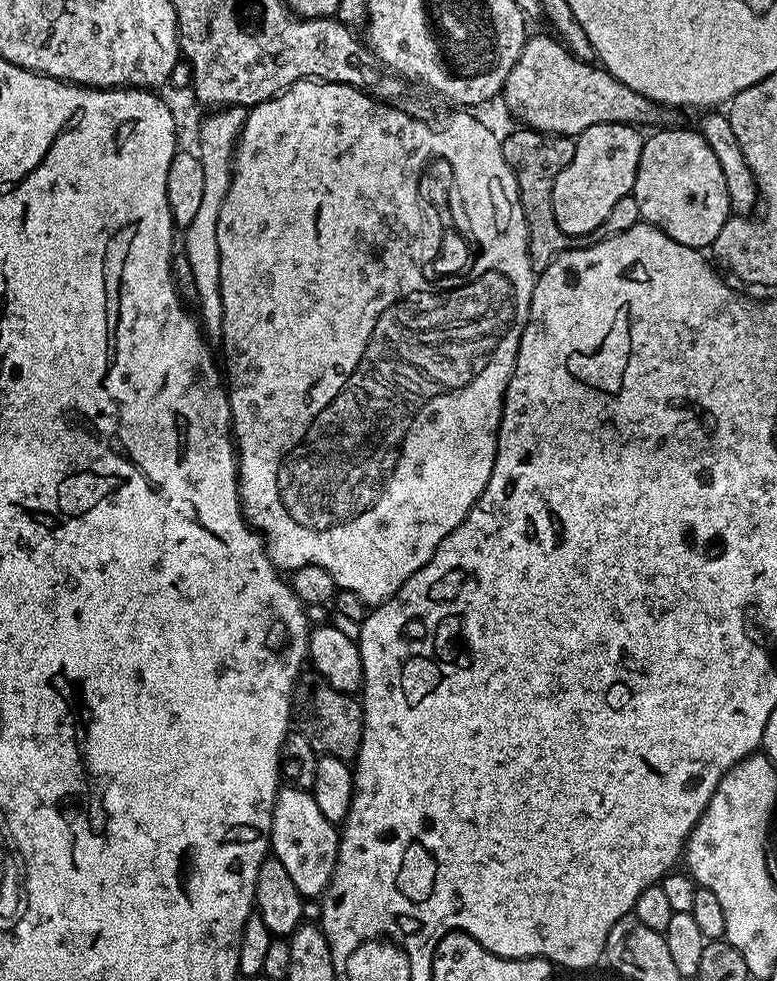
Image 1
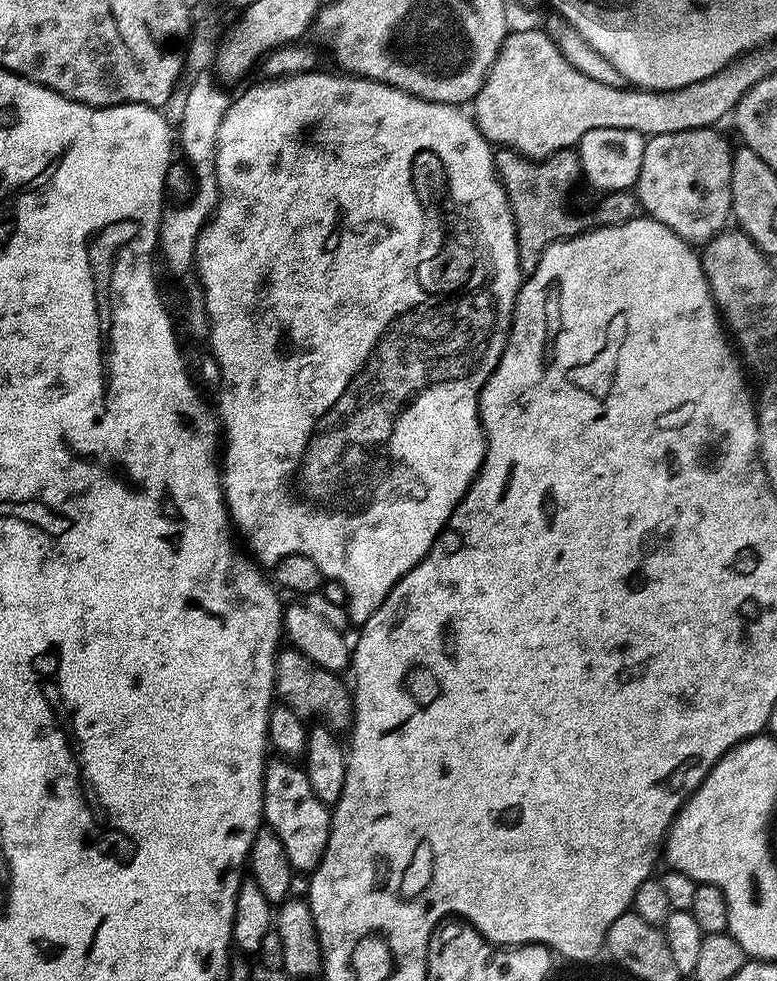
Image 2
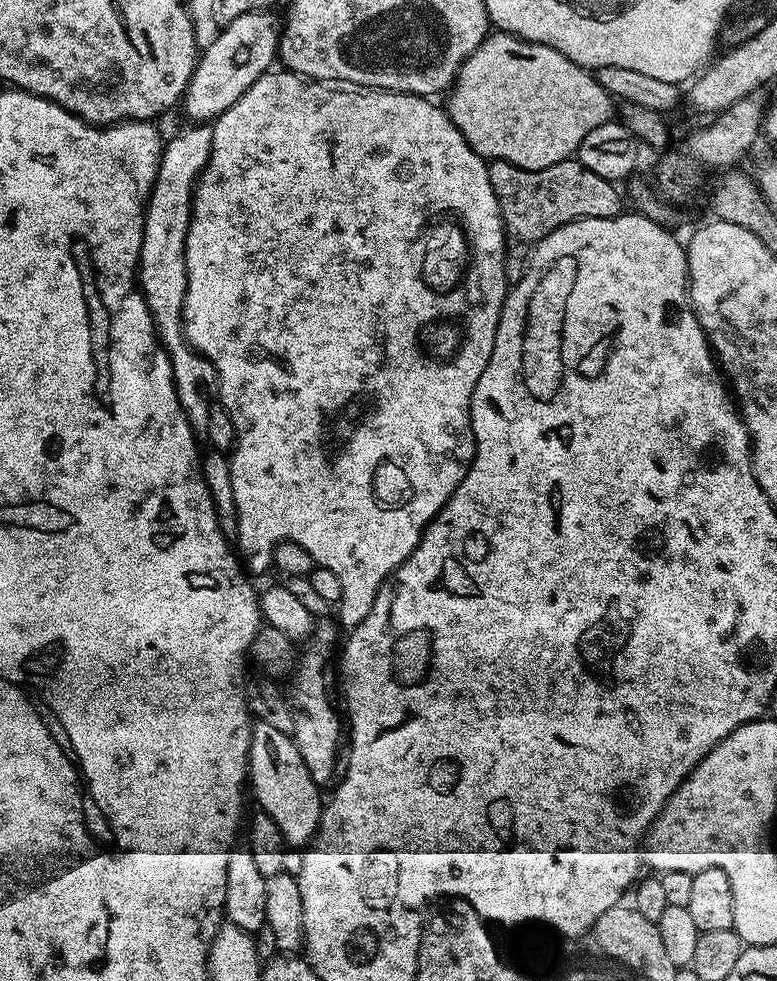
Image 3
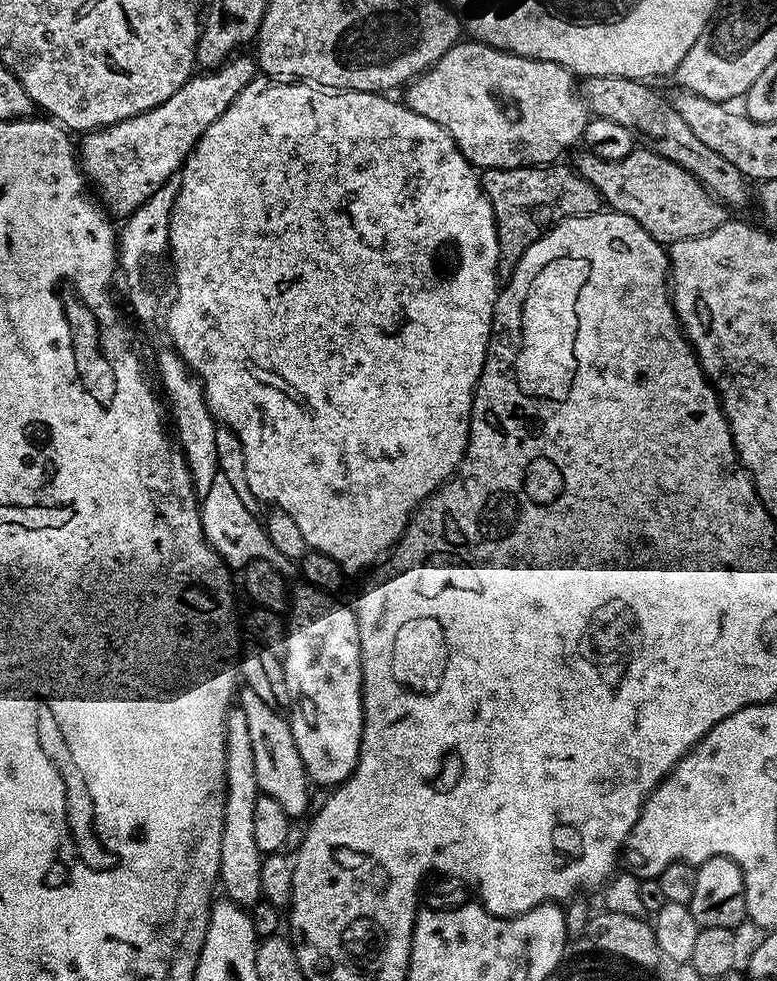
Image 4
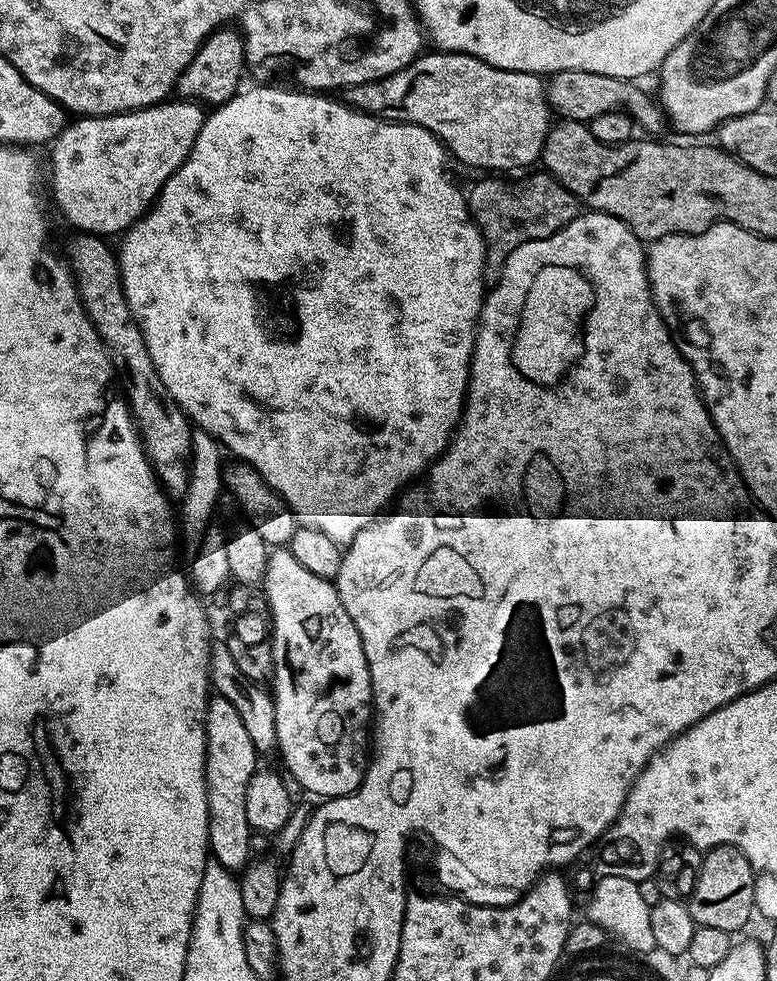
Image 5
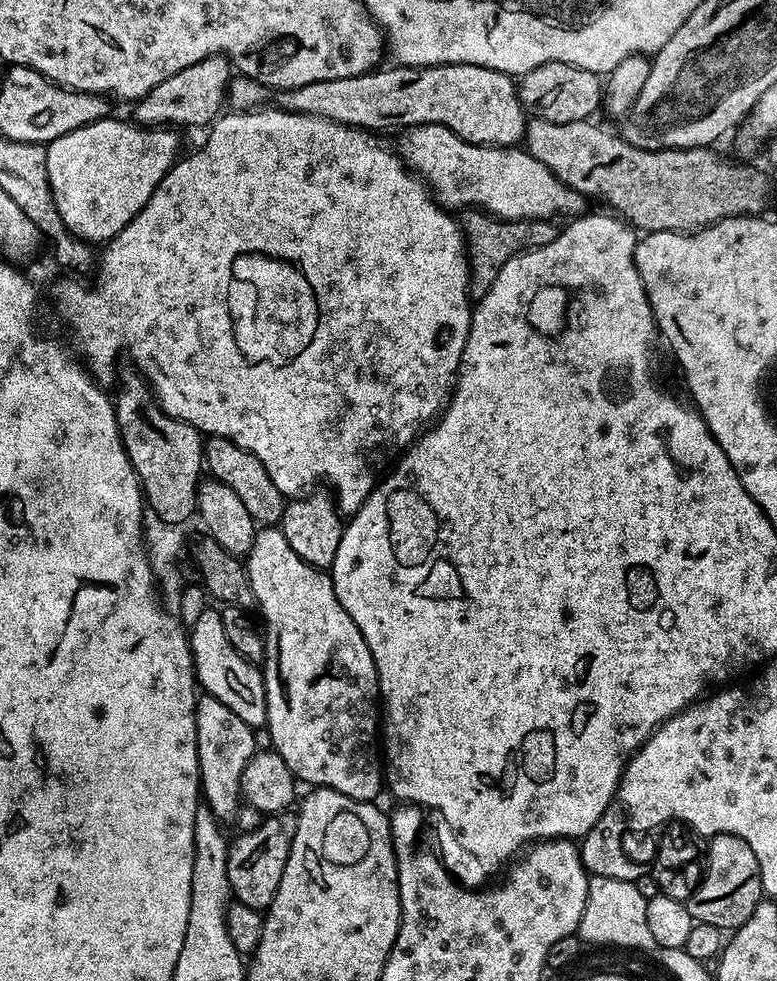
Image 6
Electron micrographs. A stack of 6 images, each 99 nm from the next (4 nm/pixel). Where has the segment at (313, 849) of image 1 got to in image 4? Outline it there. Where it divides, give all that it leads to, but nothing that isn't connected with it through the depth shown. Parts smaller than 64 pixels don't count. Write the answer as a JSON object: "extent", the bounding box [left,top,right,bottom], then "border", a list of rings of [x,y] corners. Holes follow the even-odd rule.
{"extent":[238,687,310,818],"border":[[[241,687],[238,692],[238,707],[246,712],[247,729],[250,730],[251,748],[254,750],[255,773],[263,795],[274,798],[290,818],[297,818],[309,811],[310,781],[294,746],[291,723],[281,713],[270,710],[254,690]]]}

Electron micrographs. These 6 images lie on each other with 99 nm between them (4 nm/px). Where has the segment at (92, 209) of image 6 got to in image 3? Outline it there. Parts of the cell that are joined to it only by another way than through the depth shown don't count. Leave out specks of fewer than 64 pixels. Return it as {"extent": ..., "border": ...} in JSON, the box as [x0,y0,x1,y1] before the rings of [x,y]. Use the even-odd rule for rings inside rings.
{"extent":[182,10,282,121],"border":[[[272,10],[247,12],[242,14],[242,18],[234,18],[234,22],[223,25],[214,42],[207,44],[199,53],[182,97],[182,109],[189,121],[215,121],[277,63],[282,24],[274,13]]]}

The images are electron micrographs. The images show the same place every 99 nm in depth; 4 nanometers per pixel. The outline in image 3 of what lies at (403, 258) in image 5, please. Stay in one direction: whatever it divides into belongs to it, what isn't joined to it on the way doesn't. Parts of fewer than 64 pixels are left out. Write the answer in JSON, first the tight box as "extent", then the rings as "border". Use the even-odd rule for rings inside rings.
{"extent":[184,70,506,630],"border":[[[269,70],[265,72],[230,110],[226,110],[221,116],[217,116],[211,125],[212,130],[212,149],[210,158],[204,171],[200,173],[200,179],[196,182],[196,191],[192,193],[192,220],[188,223],[188,237],[186,238],[186,274],[188,275],[188,289],[184,299],[184,333],[191,344],[209,360],[216,371],[218,381],[218,397],[224,403],[224,408],[228,411],[228,416],[232,419],[232,424],[236,427],[236,436],[240,441],[236,444],[236,453],[231,453],[229,470],[234,490],[234,506],[236,507],[236,530],[234,533],[234,544],[238,549],[239,559],[243,567],[249,573],[264,572],[267,568],[273,567],[272,552],[277,544],[284,540],[293,540],[306,554],[312,556],[313,561],[319,567],[333,571],[338,576],[341,583],[341,598],[338,603],[340,609],[340,620],[348,630],[357,628],[370,614],[370,606],[374,606],[374,598],[384,581],[395,572],[396,567],[406,559],[411,552],[418,546],[420,536],[424,533],[433,518],[444,509],[444,503],[454,494],[454,490],[462,482],[462,478],[468,472],[468,467],[472,465],[473,458],[476,457],[476,439],[470,431],[472,417],[470,415],[470,405],[472,402],[472,388],[476,384],[476,379],[486,370],[490,362],[490,354],[494,346],[494,338],[498,330],[500,321],[500,311],[504,305],[506,295],[505,285],[496,284],[493,288],[464,288],[457,286],[449,292],[437,292],[428,287],[426,281],[421,279],[421,265],[418,263],[418,252],[416,254],[416,219],[420,212],[460,212],[463,227],[469,237],[476,236],[476,244],[485,252],[492,256],[492,276],[500,280],[506,273],[506,241],[504,239],[504,223],[500,217],[500,207],[498,198],[490,186],[488,177],[488,164],[484,157],[479,156],[475,150],[468,145],[466,138],[454,126],[454,122],[449,118],[447,111],[440,108],[431,99],[414,96],[411,92],[386,92],[383,90],[349,90],[344,86],[325,86],[320,82],[309,82],[305,77],[298,76],[294,72],[287,70]]]}

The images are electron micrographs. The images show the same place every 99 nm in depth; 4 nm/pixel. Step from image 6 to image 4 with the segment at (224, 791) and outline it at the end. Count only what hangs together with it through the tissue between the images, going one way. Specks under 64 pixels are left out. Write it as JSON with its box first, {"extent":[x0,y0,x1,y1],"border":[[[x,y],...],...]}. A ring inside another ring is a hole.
{"extent":[219,706,264,907],"border":[[[238,706],[229,708],[224,730],[226,748],[226,776],[223,806],[222,839],[219,850],[219,887],[223,895],[241,907],[251,907],[261,899],[261,866],[264,854],[258,850],[254,839],[254,809],[260,795],[251,748],[250,730],[247,729],[246,712]]]}

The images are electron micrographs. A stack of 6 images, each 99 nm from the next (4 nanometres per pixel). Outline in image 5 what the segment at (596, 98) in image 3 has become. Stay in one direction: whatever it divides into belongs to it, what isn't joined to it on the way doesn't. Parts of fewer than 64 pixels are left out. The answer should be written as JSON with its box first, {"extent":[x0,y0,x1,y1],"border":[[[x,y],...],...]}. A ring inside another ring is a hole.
{"extent":[346,51,550,170],"border":[[[425,51],[414,62],[410,62],[410,66],[386,78],[347,89],[346,100],[359,112],[366,112],[379,120],[417,124],[430,130],[440,138],[455,159],[457,156],[462,163],[472,168],[488,168],[484,170],[531,169],[531,164],[541,159],[550,127],[546,84],[537,73],[495,68],[465,52]]]}

